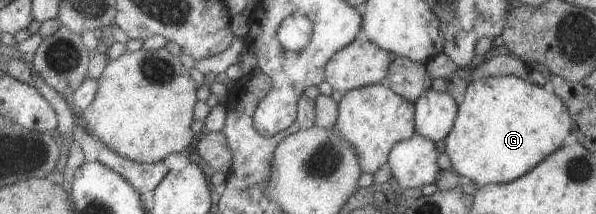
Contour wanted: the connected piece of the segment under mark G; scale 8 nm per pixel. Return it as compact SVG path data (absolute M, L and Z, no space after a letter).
M514 75L475 78L461 84L463 102L456 109L453 127L442 139L444 152L457 175L469 178L477 187L487 184L509 183L533 169L550 153L563 146L563 139L571 133L572 119L565 104L553 92L524 81Z

